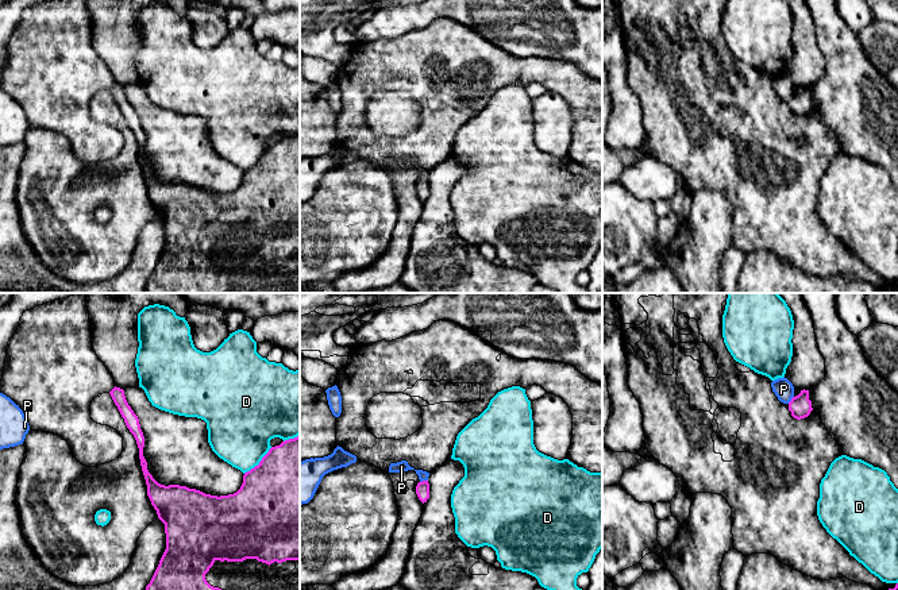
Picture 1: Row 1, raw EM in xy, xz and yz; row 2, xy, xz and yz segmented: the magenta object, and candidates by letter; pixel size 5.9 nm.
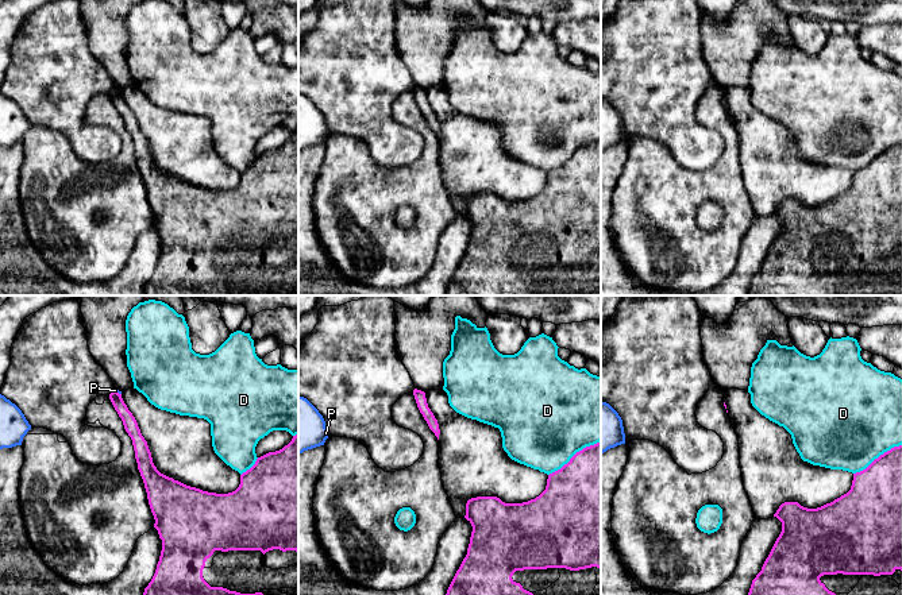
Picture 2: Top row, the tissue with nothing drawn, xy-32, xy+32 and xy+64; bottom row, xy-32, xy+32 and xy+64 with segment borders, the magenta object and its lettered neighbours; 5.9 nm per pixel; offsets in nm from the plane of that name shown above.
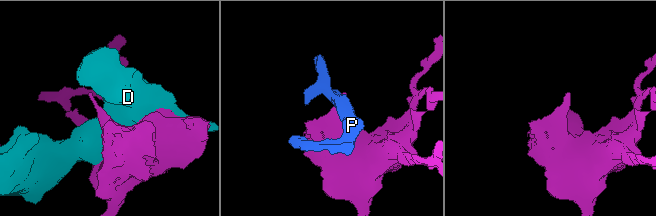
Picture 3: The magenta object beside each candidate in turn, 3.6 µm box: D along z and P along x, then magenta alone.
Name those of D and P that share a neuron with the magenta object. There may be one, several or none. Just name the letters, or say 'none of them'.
none of them

